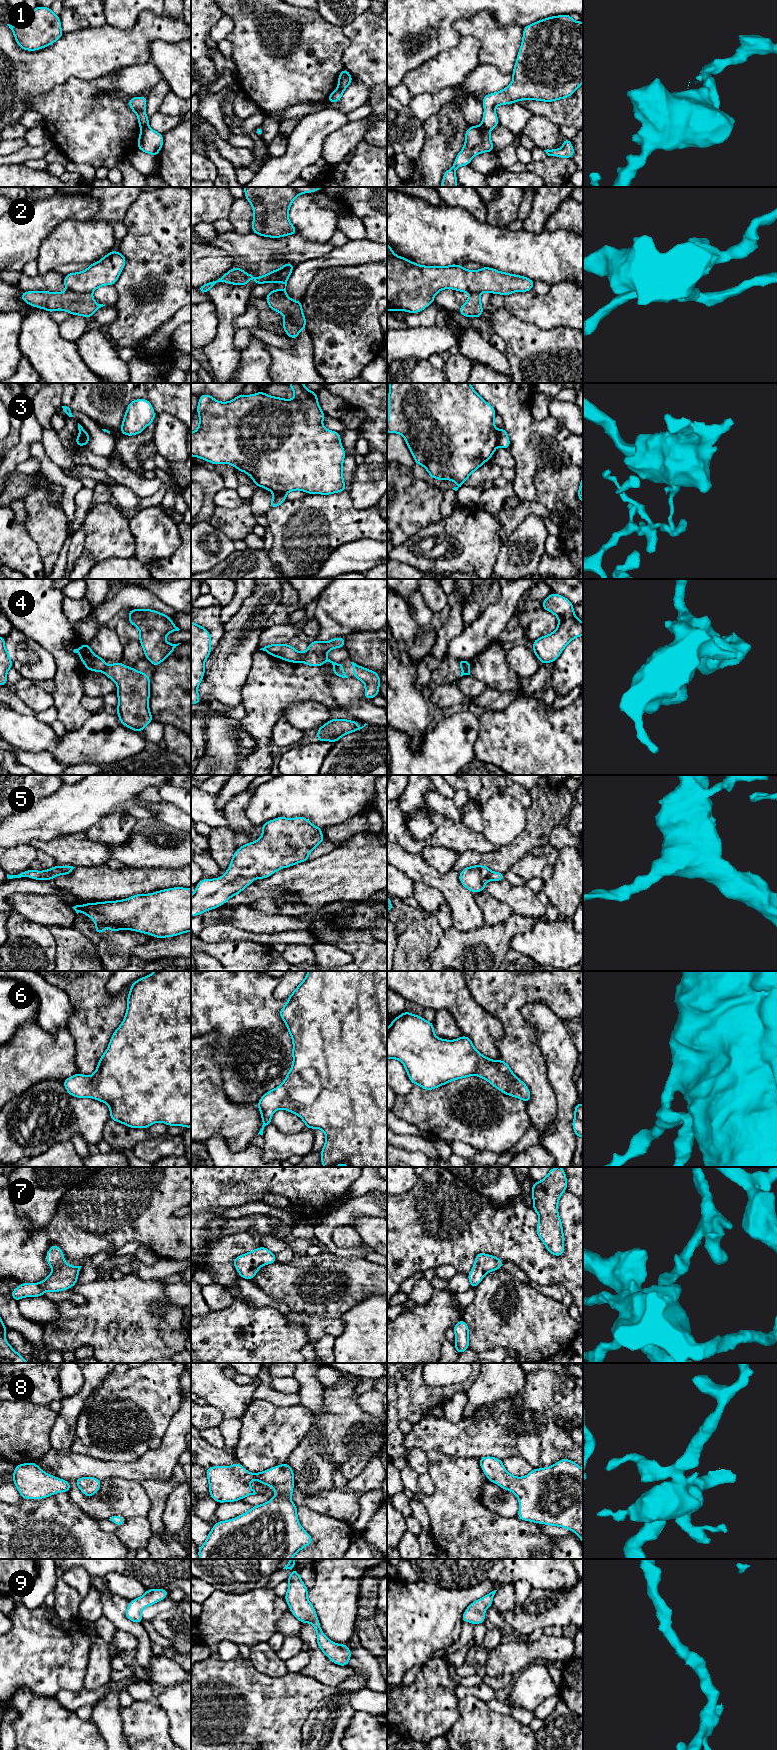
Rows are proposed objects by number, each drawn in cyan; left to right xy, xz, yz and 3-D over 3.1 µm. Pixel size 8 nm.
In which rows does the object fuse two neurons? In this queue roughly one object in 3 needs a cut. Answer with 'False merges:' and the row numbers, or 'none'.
False merges: 1, 2, 3, 4

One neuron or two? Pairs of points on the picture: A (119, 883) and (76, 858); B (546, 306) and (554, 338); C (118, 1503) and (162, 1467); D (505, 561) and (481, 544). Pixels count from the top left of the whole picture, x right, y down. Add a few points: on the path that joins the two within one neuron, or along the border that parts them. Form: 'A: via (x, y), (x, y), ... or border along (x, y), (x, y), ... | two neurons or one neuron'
A: border along (105, 864), (75, 867) | two neurons
B: border along (528, 322), (534, 323), (542, 329), (572, 328) | two neurons
C: border along (111, 1476), (134, 1480) | two neurons
D: border along (502, 545), (492, 568) | two neurons

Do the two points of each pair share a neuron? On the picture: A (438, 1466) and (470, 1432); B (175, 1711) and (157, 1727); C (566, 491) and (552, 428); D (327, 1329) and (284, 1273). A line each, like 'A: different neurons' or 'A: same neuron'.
A: different neurons
B: different neurons
C: different neurons
D: different neurons

